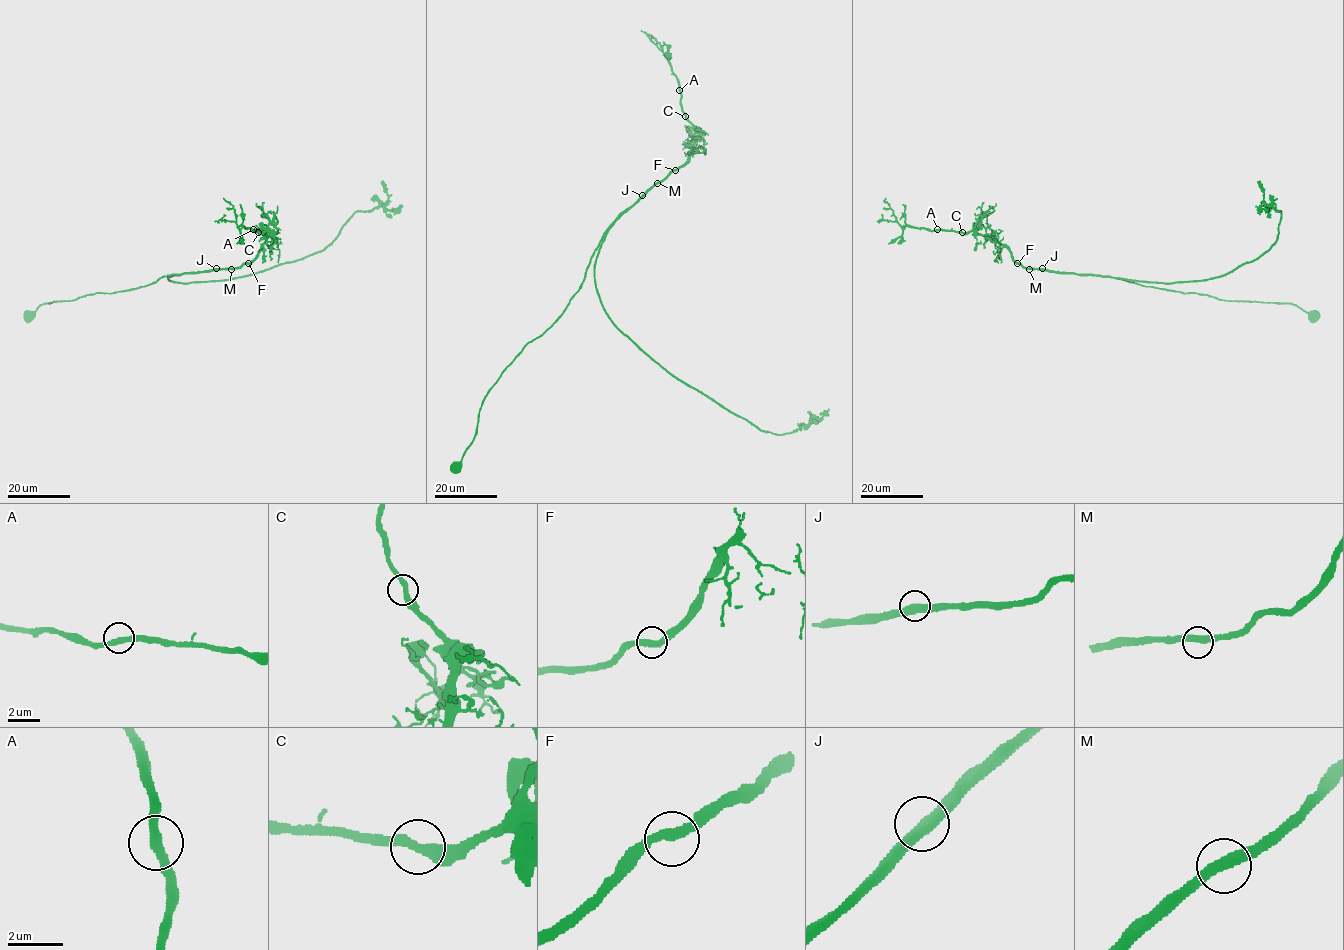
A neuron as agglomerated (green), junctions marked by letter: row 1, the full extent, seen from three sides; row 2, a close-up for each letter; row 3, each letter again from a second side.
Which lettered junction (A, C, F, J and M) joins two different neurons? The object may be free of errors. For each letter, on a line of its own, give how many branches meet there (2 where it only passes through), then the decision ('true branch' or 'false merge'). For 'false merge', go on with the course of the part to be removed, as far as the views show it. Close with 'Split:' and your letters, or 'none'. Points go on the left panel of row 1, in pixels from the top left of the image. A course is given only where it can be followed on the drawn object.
A: branches 2; true branch
C: branches 2; true branch
F: branches 2; true branch
J: branches 2; true branch
M: branches 2; true branch
Split: none

